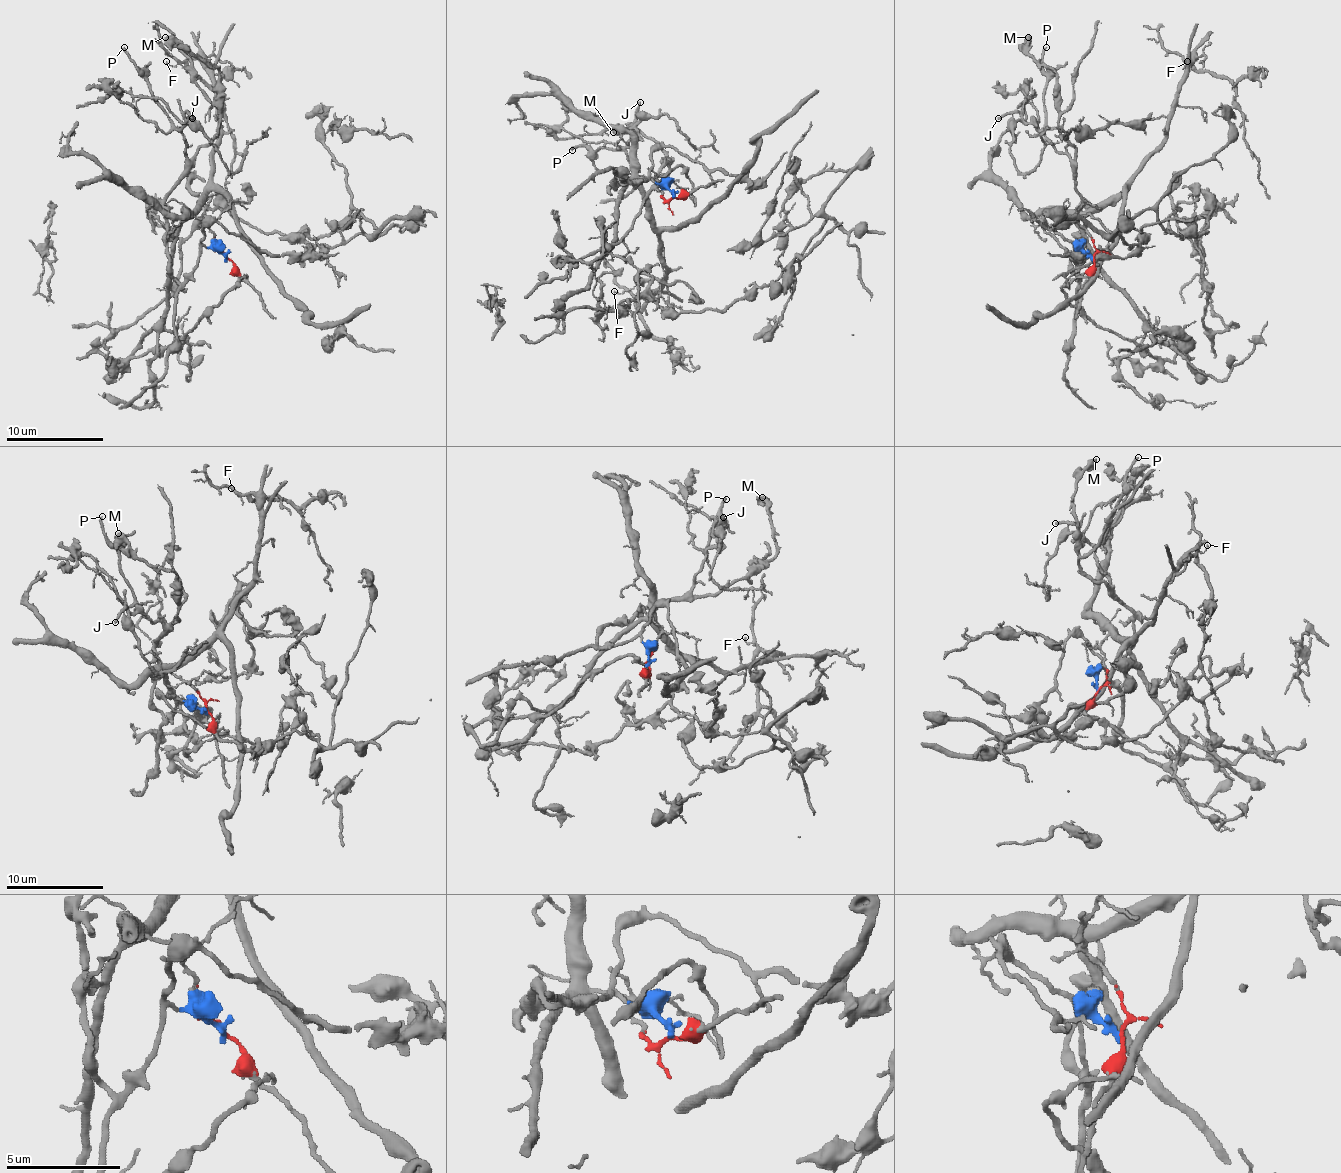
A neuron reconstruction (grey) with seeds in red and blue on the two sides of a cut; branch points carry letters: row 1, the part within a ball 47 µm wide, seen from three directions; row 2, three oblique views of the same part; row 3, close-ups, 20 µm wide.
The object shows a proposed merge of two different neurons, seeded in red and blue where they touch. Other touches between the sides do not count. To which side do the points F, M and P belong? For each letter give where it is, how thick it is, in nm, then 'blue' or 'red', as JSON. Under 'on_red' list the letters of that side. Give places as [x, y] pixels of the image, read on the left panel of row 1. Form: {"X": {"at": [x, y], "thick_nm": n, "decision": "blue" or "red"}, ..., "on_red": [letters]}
{"F": {"at": [166, 61], "thick_nm": 110, "decision": "red"}, "M": {"at": [165, 37], "thick_nm": 550, "decision": "blue"}, "P": {"at": [124, 47], "thick_nm": 180, "decision": "blue"}, "on_red": ["F"]}

